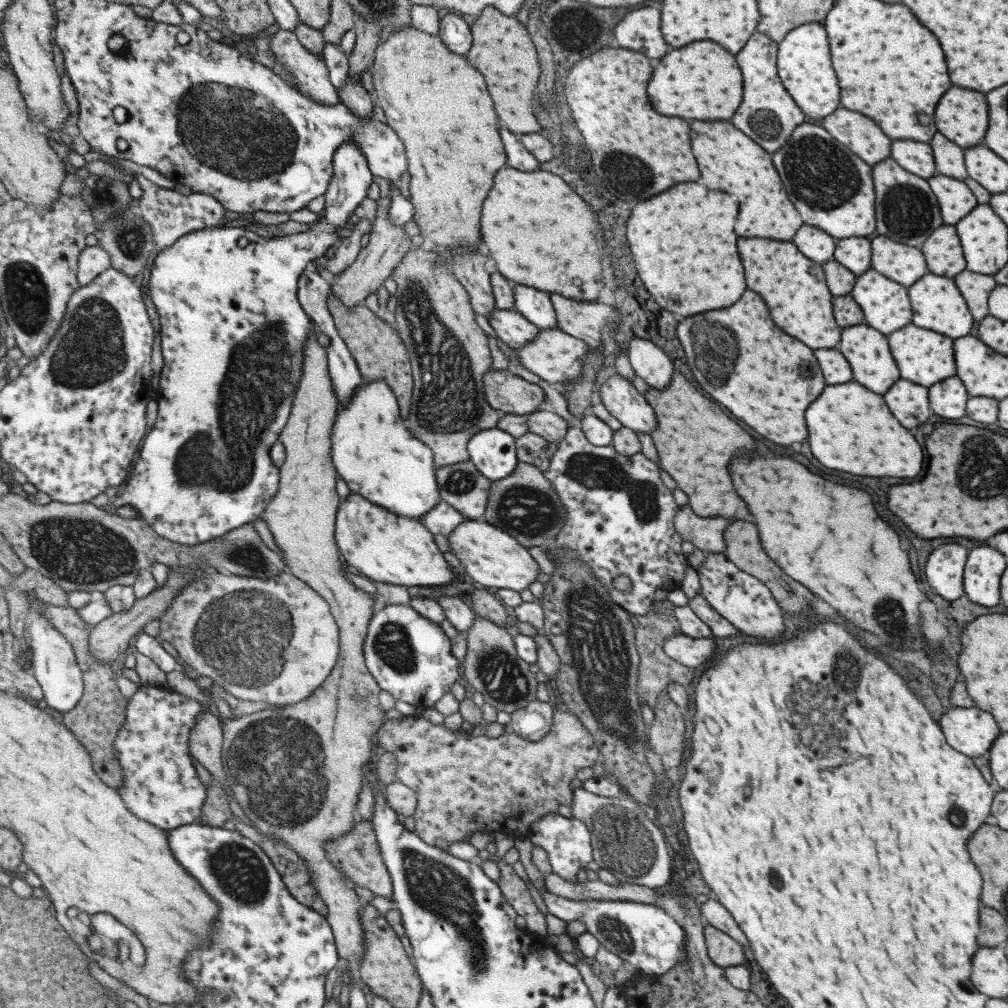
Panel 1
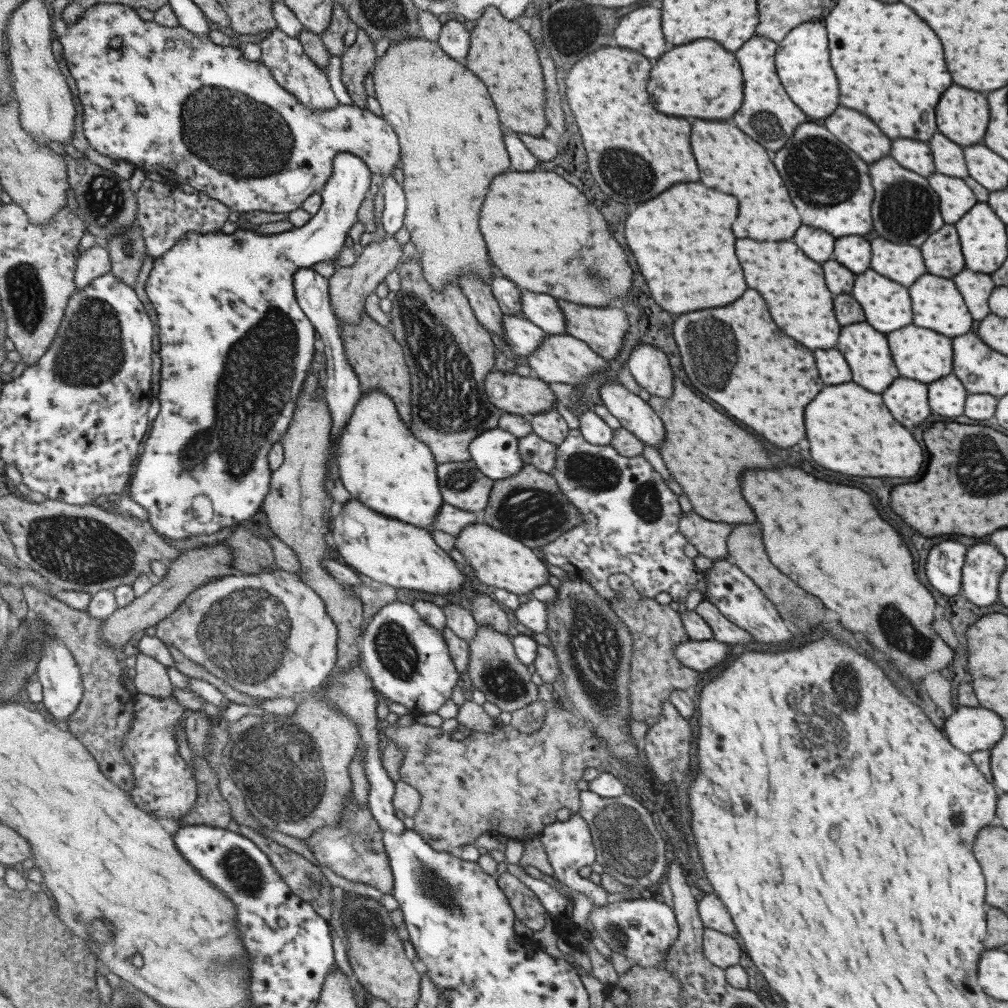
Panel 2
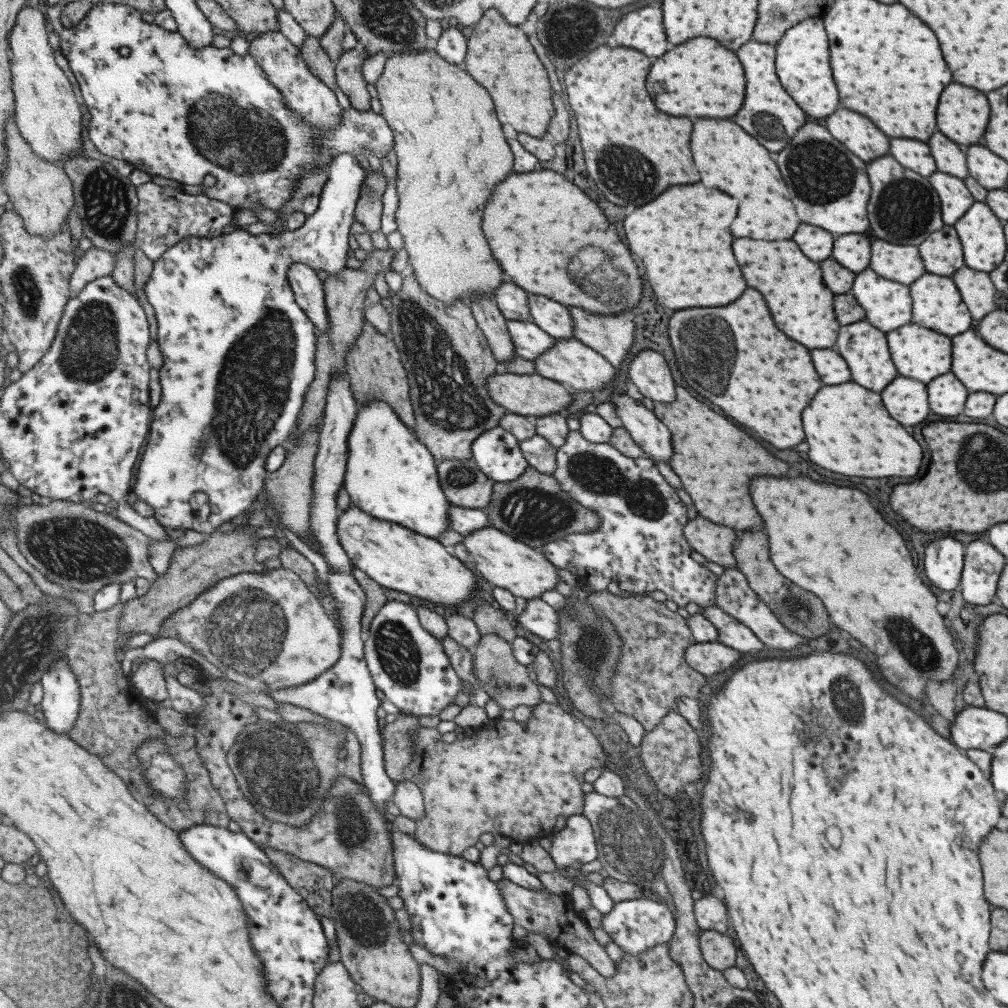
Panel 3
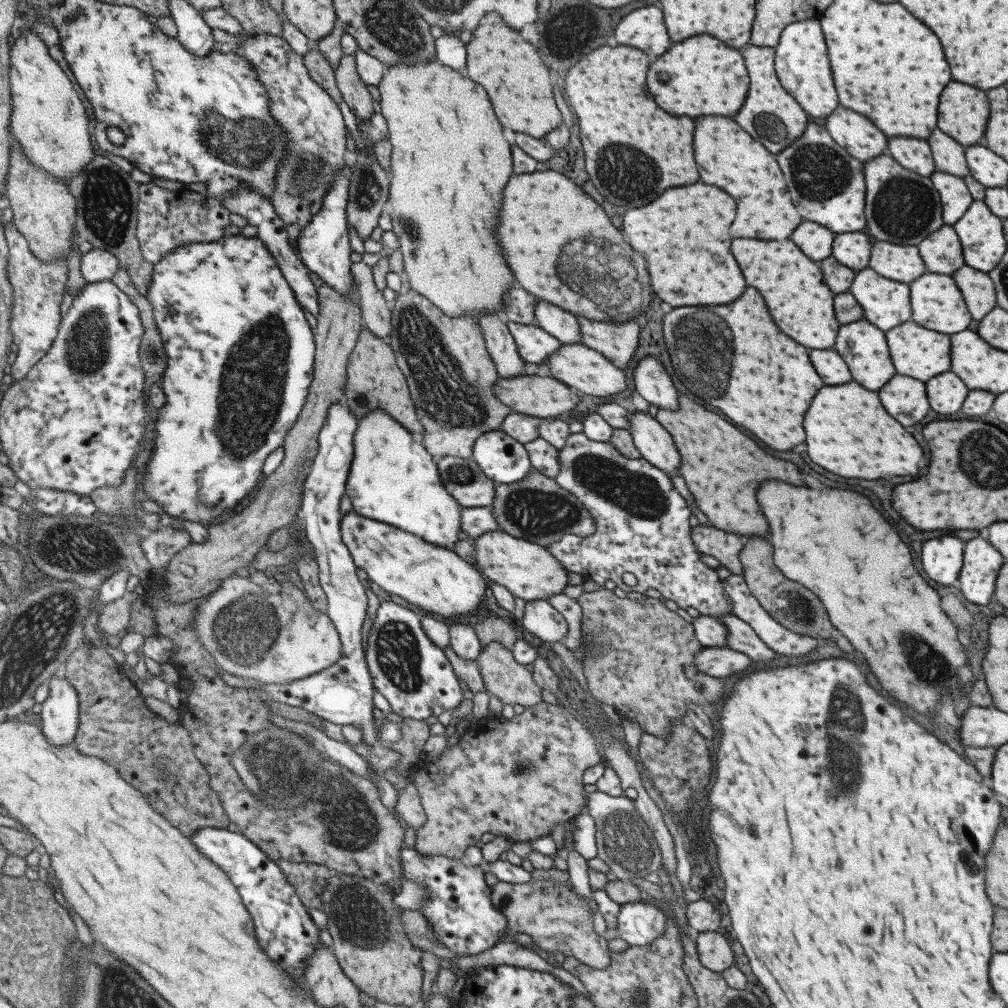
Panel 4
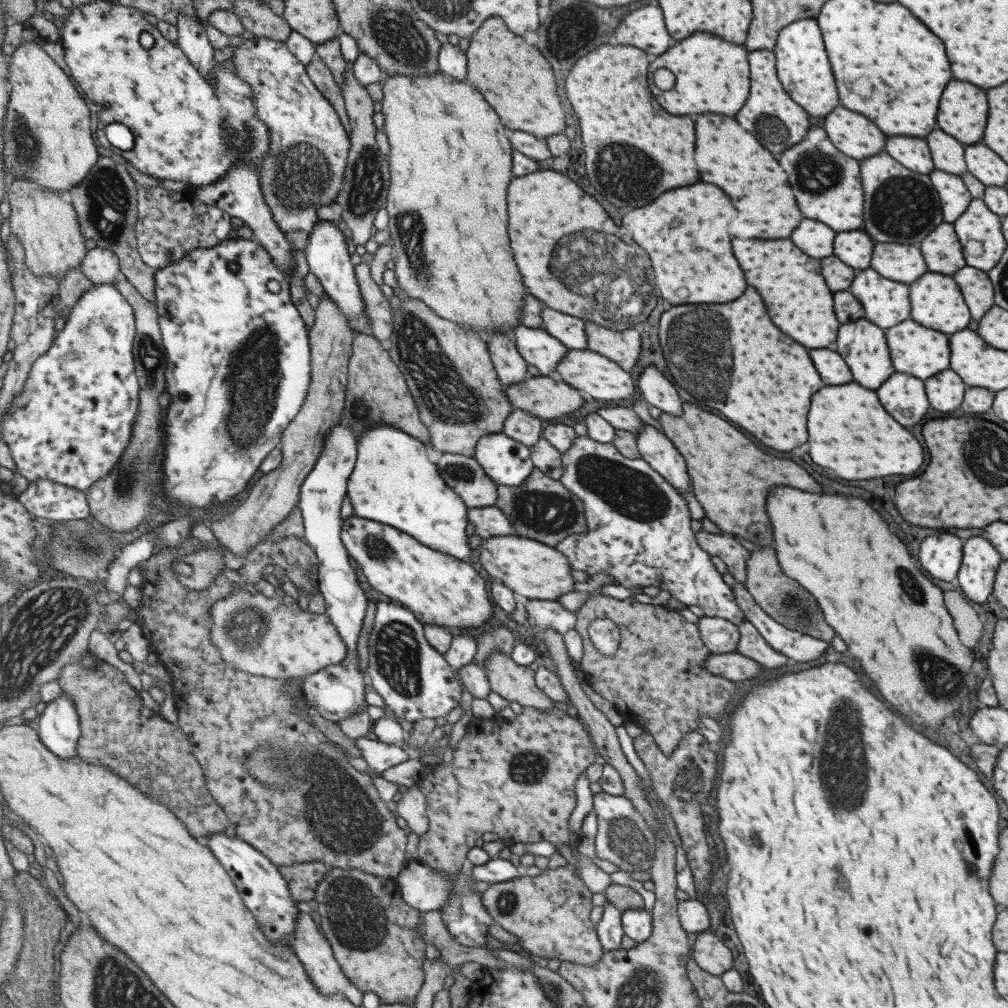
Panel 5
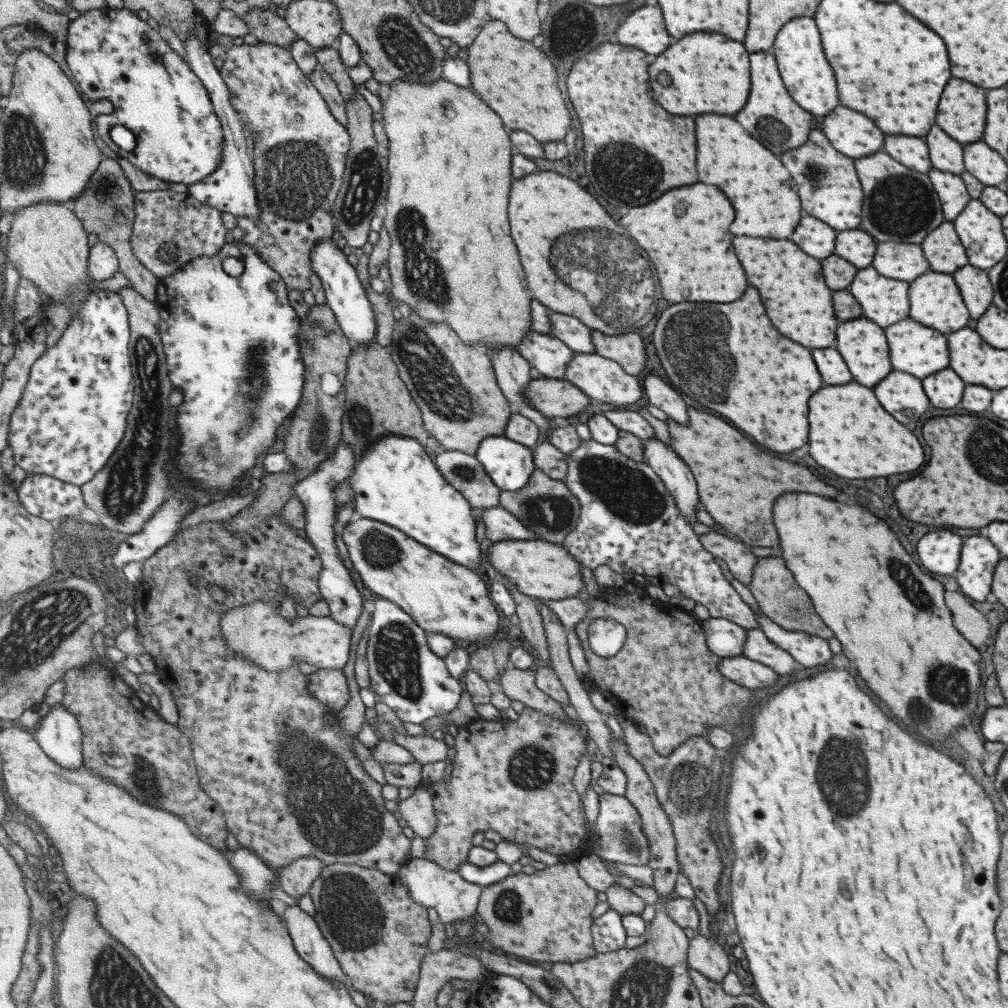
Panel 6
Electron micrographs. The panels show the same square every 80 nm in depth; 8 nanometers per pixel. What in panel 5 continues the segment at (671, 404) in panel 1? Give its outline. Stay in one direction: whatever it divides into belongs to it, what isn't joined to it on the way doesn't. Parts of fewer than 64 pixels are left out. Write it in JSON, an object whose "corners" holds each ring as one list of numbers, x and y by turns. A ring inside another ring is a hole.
{"corners":[[683,402,681,408,683,414,679,416,661,411,658,421,661,430,685,460,691,490,705,516,725,533,749,538,761,546,771,546,769,520,765,516,767,490,775,484,783,484,805,492,819,492,817,482,801,466,763,454,725,420,699,410,689,402],[787,474,793,474,793,482,787,482]]}

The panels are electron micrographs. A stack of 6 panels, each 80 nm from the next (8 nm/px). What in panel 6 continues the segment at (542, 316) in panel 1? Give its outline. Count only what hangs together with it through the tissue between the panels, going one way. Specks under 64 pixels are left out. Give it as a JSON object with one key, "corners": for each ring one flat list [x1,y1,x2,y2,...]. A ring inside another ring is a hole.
{"corners":[[550,311,548,323,550,334,564,342,574,353,594,353,590,328,579,319]]}

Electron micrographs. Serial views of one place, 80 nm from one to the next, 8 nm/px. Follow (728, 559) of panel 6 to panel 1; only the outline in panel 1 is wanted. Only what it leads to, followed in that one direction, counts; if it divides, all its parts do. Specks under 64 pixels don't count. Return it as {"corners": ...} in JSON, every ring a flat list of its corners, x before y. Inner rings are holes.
{"corners":[[684,504,678,506,672,521,674,529,683,541,691,542,703,552,724,552,725,543,722,532,729,520,718,516,709,518,697,516,690,506]]}

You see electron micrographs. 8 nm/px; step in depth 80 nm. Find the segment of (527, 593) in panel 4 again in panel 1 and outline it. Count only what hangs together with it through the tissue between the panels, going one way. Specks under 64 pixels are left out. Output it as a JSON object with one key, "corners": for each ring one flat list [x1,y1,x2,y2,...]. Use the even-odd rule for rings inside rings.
{"corners":[[469,519,447,536,450,552,460,560,466,572,475,582,486,588,507,589,515,592,525,590,535,580,539,568,527,554,523,545,517,544,510,533,487,524,483,519]]}

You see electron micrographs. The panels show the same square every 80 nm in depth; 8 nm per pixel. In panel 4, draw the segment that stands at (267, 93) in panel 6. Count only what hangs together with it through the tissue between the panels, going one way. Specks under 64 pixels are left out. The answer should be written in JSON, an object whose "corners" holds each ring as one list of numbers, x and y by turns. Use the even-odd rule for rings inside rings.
{"corners":[[267,33,249,36,244,41,243,53,256,68,263,84,266,84,271,99,272,115,280,122,286,132,286,137,290,140,289,145,287,145,287,157,283,159,283,165,277,171,275,193,272,194,270,200,275,206,279,218,287,226,297,224,303,230,313,220,313,216,309,212,311,204,313,202,322,203,324,196,331,192,331,186,335,184,337,172,343,170,343,167,346,166,345,154,347,154,347,149,352,149,341,108,339,108,339,103,330,95,330,92,310,75,304,56,295,52,285,36]]}

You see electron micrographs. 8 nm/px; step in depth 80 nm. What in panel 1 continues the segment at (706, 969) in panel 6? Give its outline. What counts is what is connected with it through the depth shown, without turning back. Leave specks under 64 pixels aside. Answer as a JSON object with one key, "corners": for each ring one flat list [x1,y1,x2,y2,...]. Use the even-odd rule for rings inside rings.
{"corners":[[704,925,704,941,708,957,718,967,725,968,745,962,741,945,714,926]]}

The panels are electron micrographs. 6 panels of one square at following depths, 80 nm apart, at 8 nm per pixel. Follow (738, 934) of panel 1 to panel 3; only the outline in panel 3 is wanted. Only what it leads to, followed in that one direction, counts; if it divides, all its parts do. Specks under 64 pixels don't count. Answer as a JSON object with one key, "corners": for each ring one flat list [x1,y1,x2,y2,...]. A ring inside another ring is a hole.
{"corners":[[705,895,693,902,693,916,700,930,714,930,722,933,727,930,726,909,721,900]]}

